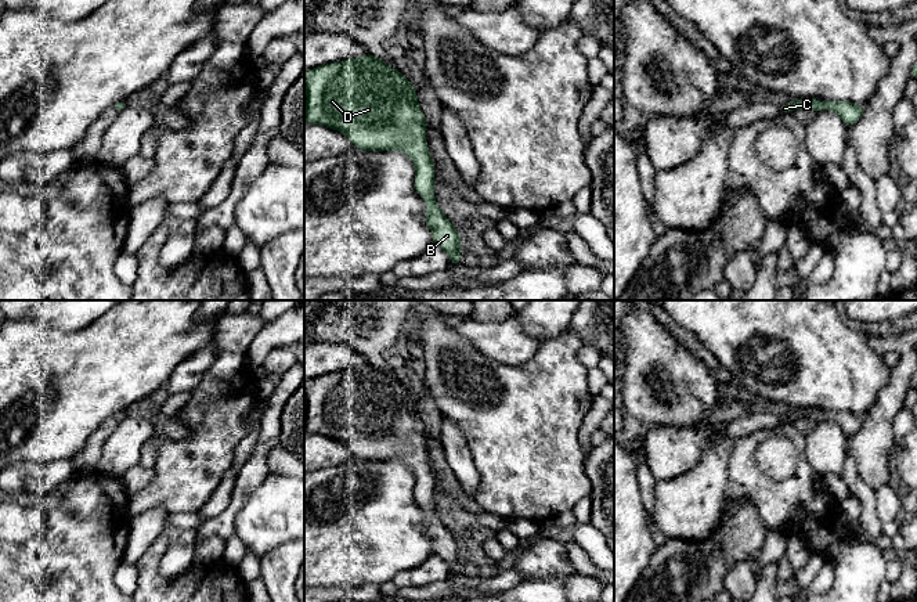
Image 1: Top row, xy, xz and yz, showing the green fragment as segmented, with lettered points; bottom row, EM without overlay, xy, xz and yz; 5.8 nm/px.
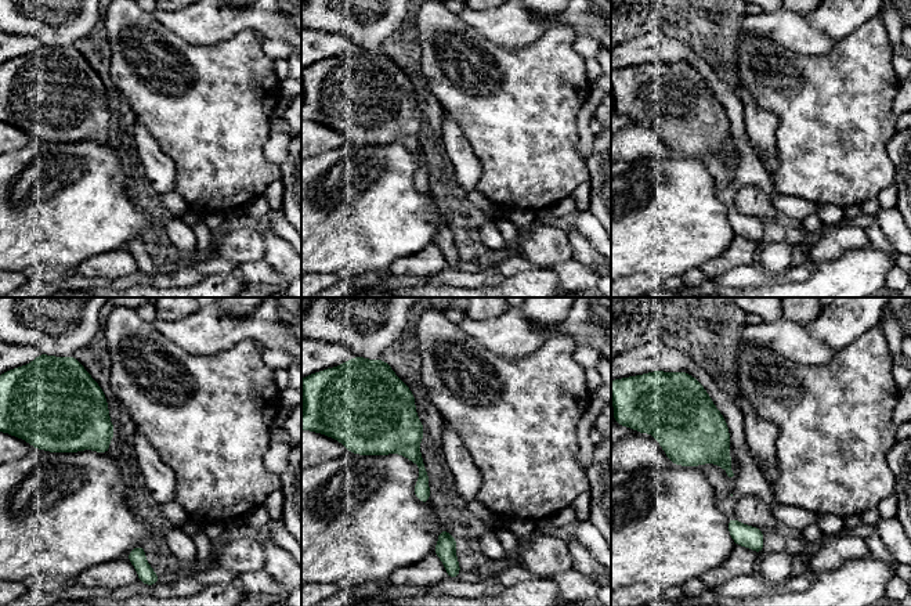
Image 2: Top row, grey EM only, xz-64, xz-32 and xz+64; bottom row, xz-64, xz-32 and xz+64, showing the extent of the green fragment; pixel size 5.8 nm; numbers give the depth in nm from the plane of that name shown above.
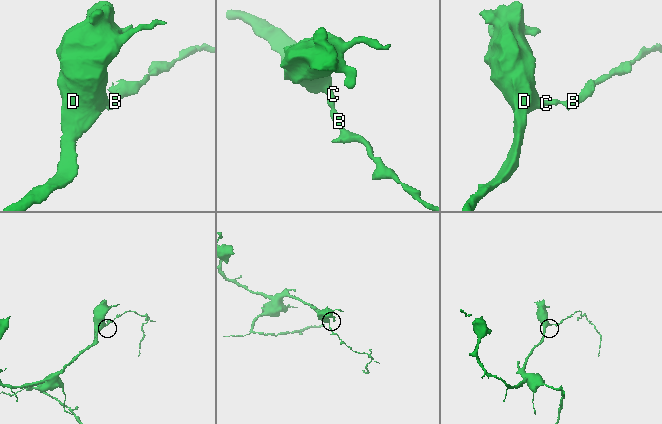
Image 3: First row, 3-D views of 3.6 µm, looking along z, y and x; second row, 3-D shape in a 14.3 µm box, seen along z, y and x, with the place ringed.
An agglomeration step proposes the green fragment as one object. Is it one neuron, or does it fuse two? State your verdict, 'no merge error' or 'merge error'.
no merge error

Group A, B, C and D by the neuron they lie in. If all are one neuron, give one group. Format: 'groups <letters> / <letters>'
groups A B C D

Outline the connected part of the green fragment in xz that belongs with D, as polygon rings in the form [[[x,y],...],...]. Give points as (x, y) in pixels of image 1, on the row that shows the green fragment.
[[[372,54],[349,58],[339,62],[317,66],[304,72],[304,89],[307,94],[304,122],[328,126],[342,131],[353,145],[361,151],[402,151],[415,165],[415,191],[426,201],[426,226],[433,232],[433,244],[440,246],[450,257],[451,264],[461,264],[461,237],[450,219],[444,216],[434,202],[434,165],[426,141],[427,120],[418,105],[416,89],[398,71]]]

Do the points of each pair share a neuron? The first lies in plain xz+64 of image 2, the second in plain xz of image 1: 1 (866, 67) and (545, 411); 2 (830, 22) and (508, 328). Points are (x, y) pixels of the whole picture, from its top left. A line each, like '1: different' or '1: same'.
1: same
2: different

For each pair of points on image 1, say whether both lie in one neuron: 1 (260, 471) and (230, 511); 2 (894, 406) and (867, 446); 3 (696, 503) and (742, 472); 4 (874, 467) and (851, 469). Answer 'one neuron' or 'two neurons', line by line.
1: one neuron
2: one neuron
3: two neurons
4: two neurons

